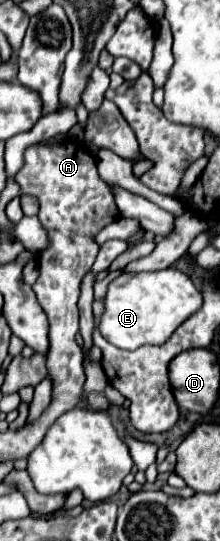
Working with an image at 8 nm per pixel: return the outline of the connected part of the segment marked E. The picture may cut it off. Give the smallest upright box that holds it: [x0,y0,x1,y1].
[101,268,201,350]

